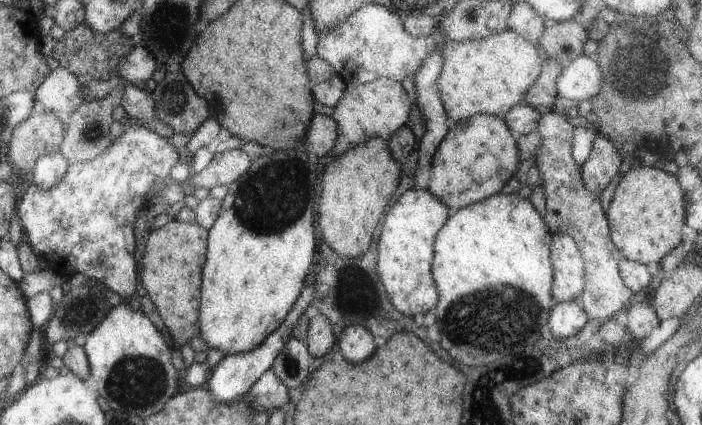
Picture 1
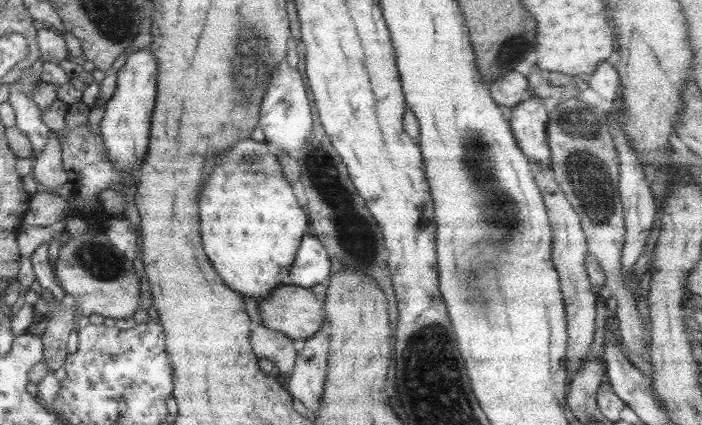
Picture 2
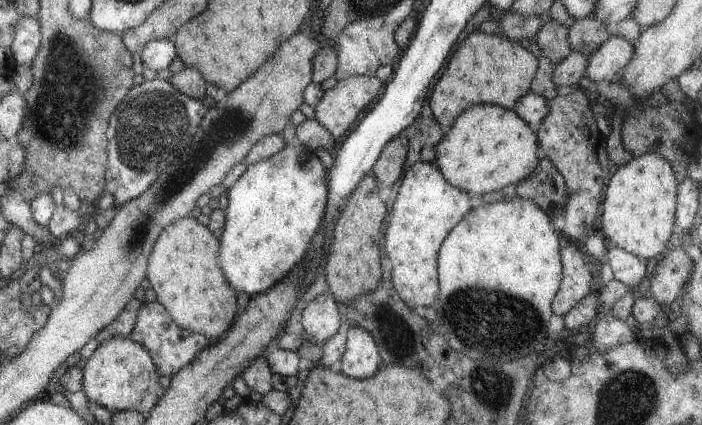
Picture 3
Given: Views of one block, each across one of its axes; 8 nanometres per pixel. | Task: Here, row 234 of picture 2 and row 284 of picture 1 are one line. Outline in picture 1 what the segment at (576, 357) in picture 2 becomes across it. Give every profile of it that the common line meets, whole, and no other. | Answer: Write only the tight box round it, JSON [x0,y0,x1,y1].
[551,234,585,303]

